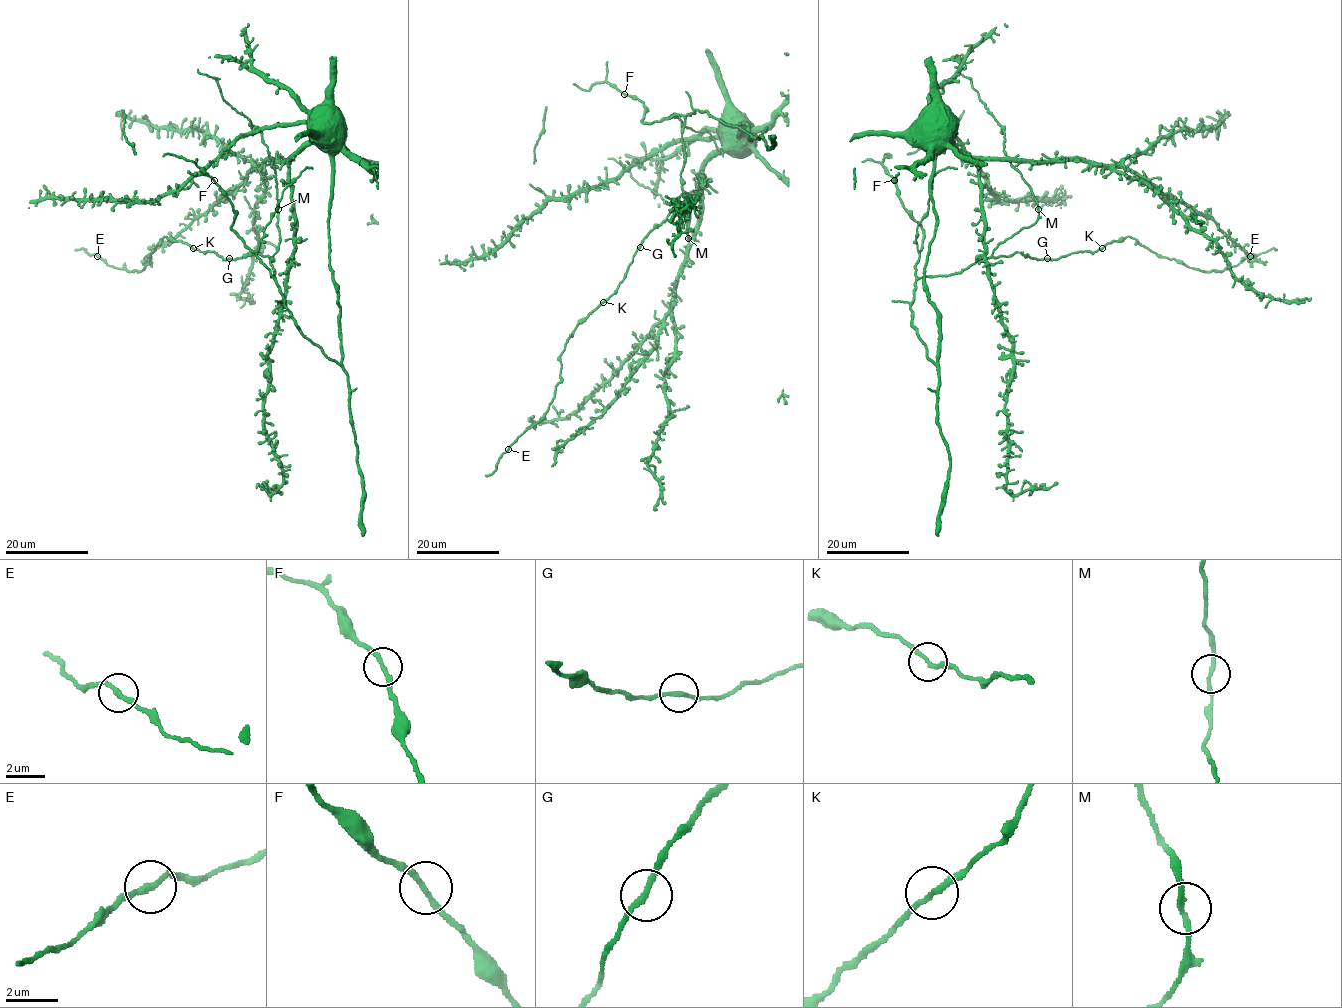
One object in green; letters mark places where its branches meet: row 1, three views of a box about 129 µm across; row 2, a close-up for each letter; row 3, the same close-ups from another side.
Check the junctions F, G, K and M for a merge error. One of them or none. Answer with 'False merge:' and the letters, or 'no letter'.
False merge: no letter

